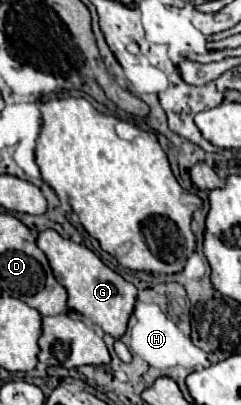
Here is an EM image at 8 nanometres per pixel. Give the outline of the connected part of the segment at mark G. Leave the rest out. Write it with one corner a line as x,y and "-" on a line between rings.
53,229
41,231
37,237
37,245
47,255
55,279
67,289
69,309
85,315
87,319
97,323
105,333
119,339
127,331
127,321
137,301
137,287
125,281
113,269
109,269
91,249
87,249
85,245
73,243
71,239
61,237

